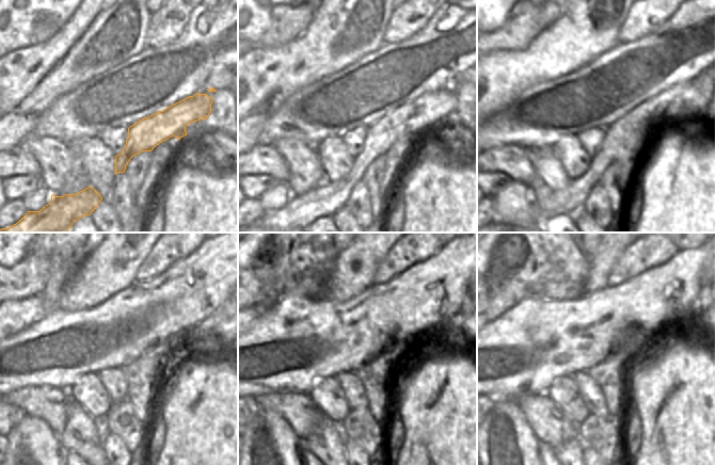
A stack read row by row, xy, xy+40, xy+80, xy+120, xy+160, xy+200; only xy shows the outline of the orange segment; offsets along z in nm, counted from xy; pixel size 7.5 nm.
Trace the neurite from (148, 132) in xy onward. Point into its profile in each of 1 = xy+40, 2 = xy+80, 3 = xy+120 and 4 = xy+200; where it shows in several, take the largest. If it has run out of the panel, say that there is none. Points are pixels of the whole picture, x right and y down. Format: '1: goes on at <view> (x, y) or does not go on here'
1: goes on at xy+40 (433, 108)
2: goes on at xy+80 (685, 100)
3: goes on at xy+120 (140, 374)
4: goes on at xy+200 (607, 373)

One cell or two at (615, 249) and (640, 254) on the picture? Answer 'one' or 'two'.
two

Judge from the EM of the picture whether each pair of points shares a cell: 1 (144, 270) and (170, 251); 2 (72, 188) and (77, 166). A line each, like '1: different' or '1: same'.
1: same
2: same

